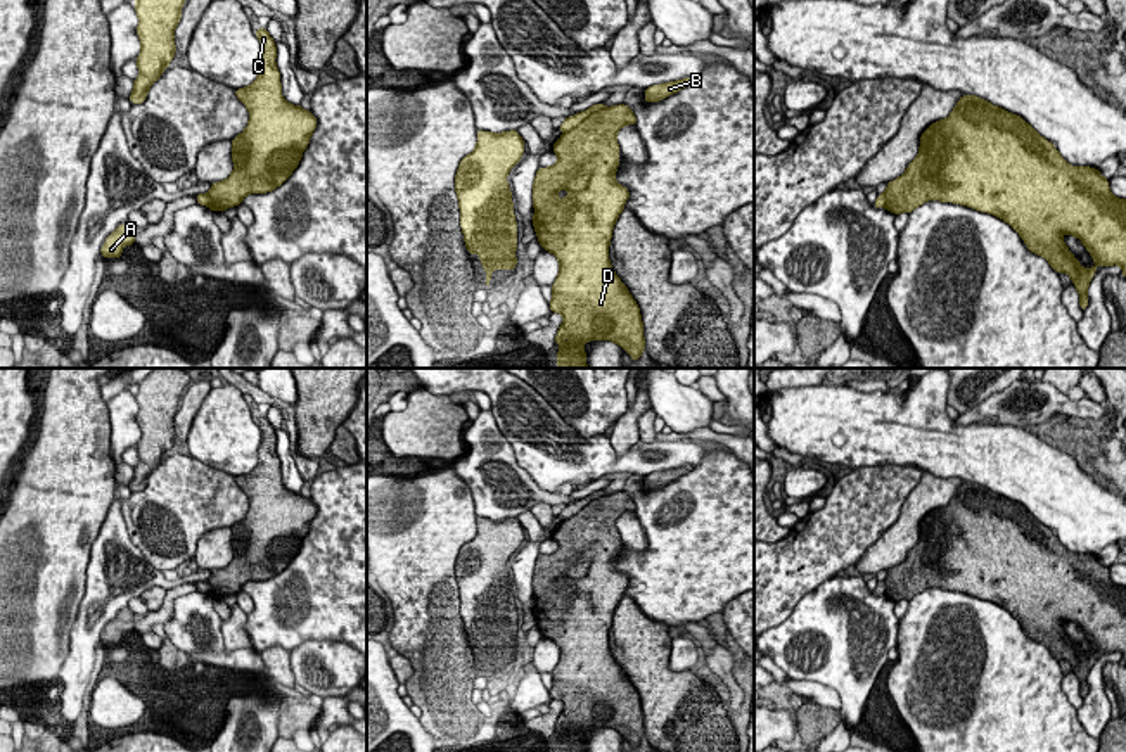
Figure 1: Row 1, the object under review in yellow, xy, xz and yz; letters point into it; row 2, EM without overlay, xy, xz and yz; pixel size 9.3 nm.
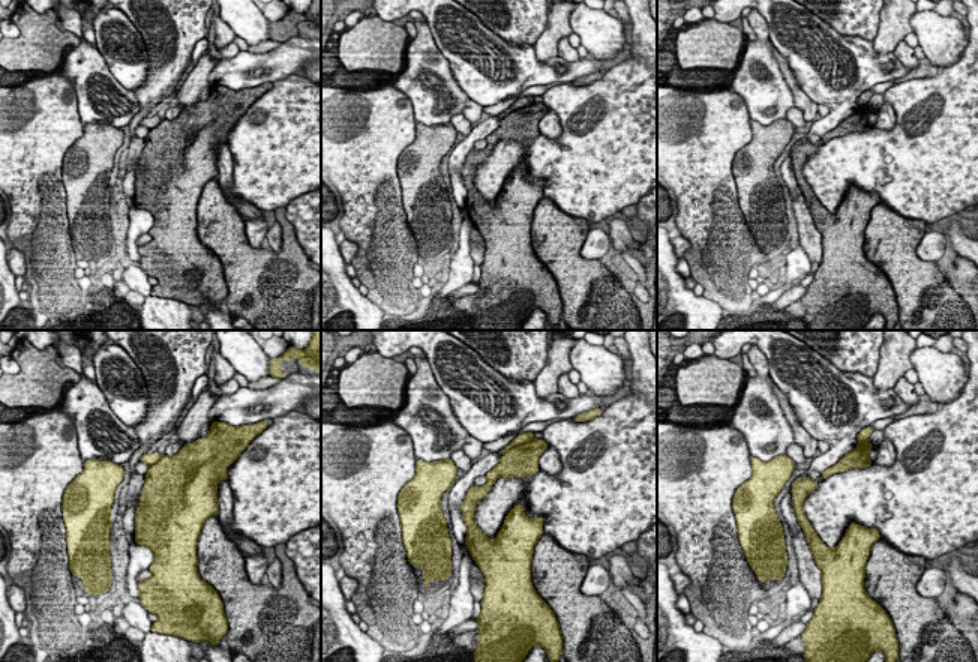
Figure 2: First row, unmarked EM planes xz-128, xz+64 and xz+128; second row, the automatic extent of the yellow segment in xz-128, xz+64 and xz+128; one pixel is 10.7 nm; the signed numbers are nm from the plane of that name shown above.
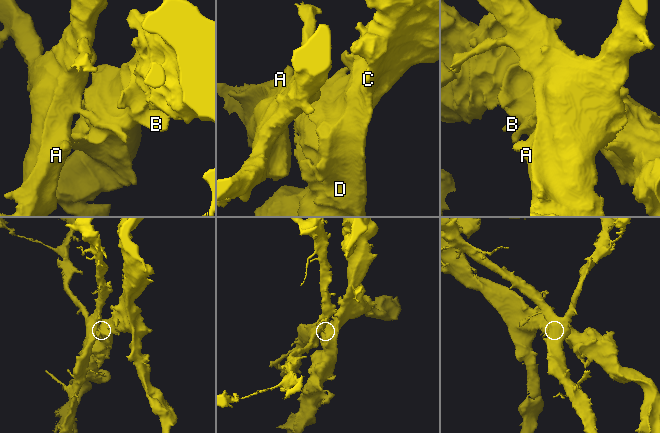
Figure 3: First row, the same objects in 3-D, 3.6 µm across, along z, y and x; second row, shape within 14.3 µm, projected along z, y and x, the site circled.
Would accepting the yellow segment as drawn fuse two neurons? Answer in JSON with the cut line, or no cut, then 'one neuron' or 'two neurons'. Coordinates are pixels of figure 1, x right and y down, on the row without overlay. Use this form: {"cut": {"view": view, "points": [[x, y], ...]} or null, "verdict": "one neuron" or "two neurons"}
{"cut": {"view": "xz", "points": [[607, 495], [590, 500], [564, 521]]}, "verdict": "two neurons"}

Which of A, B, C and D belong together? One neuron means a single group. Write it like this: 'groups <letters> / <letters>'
groups A / B C D

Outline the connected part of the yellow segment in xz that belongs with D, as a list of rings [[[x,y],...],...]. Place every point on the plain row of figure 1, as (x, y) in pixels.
[[[624,491],[590,501],[553,531],[559,548],[534,564],[531,612],[560,652],[548,690],[564,704],[553,728],[557,752],[586,752],[588,728],[612,728],[633,749],[645,736],[640,695],[609,648],[612,615],[630,584],[616,569],[616,522],[626,512],[637,505]]]

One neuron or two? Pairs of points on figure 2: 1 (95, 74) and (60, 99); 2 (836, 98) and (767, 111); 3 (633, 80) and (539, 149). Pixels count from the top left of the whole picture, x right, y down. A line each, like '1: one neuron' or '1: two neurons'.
1: two neurons
2: two neurons
3: one neuron

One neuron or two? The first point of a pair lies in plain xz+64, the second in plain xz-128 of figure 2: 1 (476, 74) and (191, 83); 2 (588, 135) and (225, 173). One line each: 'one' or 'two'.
1: two
2: two

